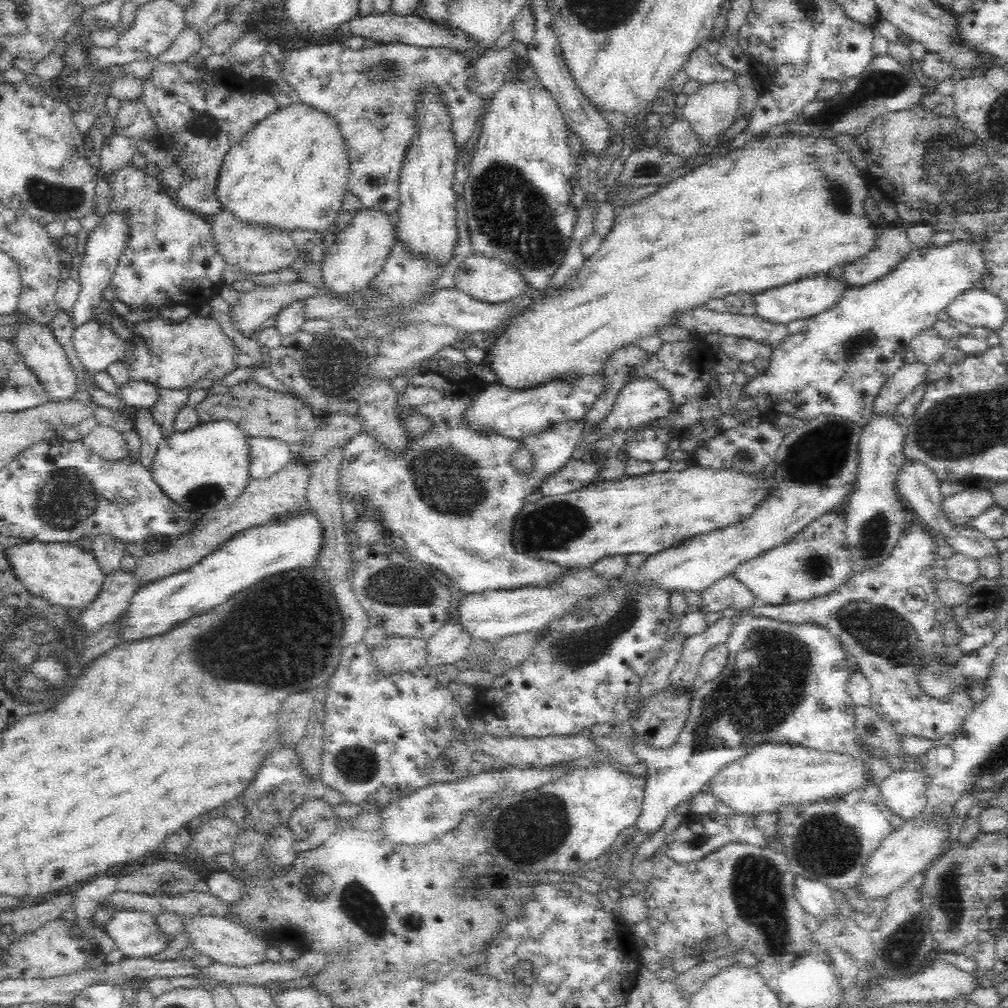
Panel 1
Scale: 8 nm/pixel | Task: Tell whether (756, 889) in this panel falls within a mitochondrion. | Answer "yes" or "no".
yes

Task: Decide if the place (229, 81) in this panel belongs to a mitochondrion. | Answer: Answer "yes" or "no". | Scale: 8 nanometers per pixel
no

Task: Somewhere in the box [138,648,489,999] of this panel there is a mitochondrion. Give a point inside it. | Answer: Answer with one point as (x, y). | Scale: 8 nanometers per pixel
(368, 915)

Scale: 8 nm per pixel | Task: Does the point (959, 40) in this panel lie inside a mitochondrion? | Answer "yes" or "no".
no

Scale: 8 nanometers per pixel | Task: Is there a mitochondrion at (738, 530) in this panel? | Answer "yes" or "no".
no

